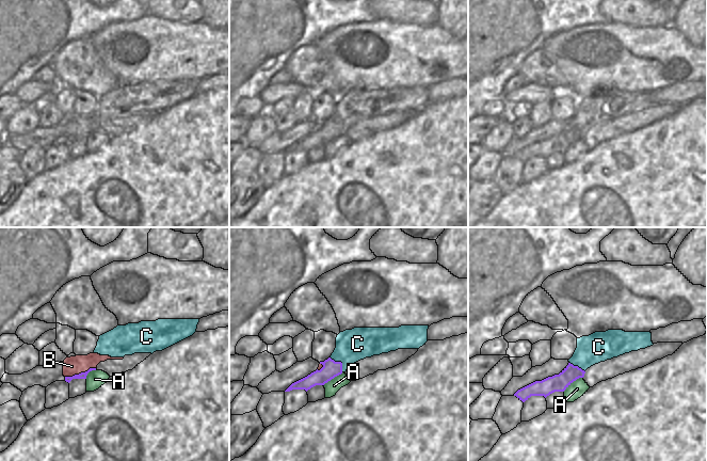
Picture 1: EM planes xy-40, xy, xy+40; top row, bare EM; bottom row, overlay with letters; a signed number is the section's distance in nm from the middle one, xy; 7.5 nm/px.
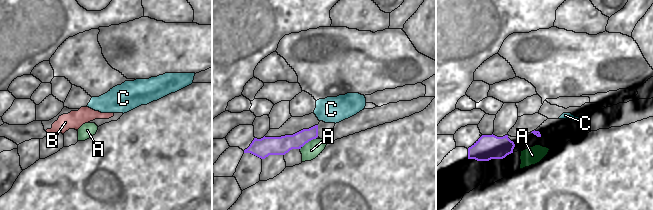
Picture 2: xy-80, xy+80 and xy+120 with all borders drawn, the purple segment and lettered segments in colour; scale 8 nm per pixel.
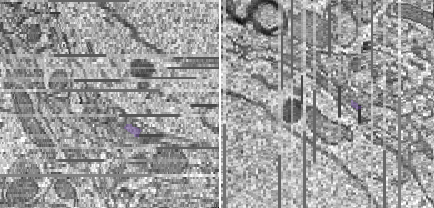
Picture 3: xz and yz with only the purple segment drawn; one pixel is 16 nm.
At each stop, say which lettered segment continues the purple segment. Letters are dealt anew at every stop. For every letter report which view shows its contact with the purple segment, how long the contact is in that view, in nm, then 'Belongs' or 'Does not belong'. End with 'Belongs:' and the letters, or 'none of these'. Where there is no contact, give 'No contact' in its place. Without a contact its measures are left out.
A: Touches purple in xy+40. Shared border 190 nm. Does not belong
B: Touches purple in xy-40. Shared border 240 nm. Does not belong
C: Touches purple in xy. Shared border 160 nm. Belongs
Belongs: C.

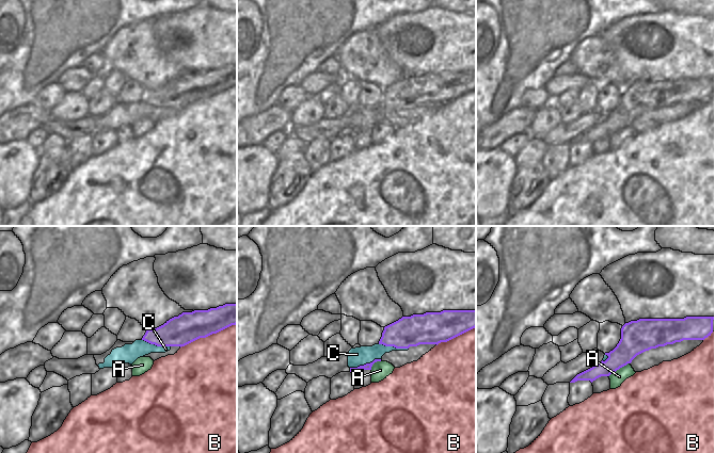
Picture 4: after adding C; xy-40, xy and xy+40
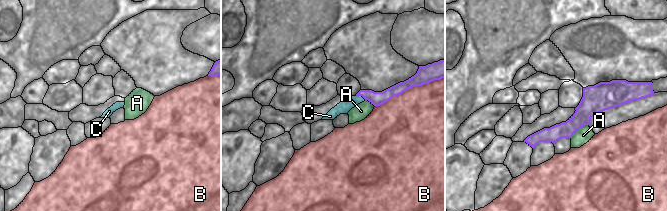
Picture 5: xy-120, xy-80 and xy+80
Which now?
A: Touches purple in xy+40. Shared border 190 nm. Does not belong
B: Touches purple in xy-40. Shared border 460 nm. Does not belong
C: Touches purple in xy. Shared border 240 nm. Does not belong
Belongs: none of these.

